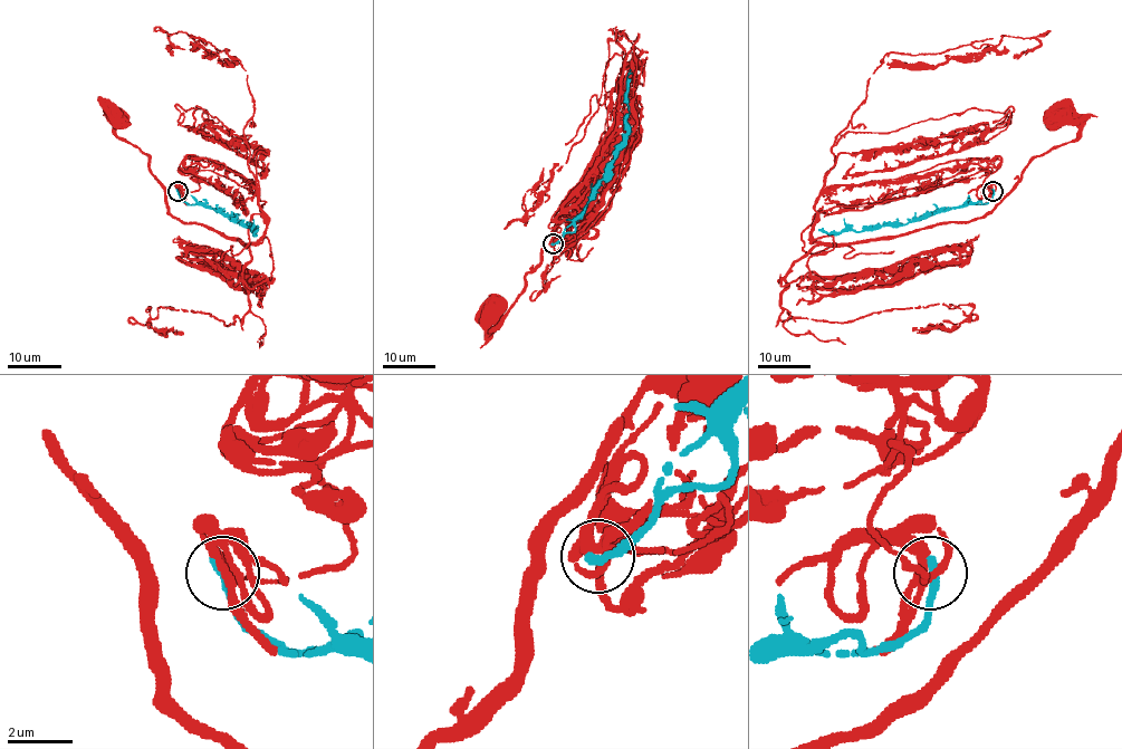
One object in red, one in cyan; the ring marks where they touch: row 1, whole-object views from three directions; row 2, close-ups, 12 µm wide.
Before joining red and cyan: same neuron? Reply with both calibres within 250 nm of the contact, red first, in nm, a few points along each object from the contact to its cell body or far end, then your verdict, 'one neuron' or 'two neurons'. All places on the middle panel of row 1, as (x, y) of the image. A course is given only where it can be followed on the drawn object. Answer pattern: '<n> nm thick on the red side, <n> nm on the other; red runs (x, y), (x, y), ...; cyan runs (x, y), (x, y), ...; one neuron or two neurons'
240 nm thick on the red side, 300 nm on the other; red runs (554, 243), (582, 236), (620, 182), (638, 137), (636, 63), (542, 260), (492, 329), (491, 311); cyan runs (554, 243), (583, 210), (592, 188), (605, 174), (614, 146), (627, 131), (626, 92), (630, 69); one neuron

